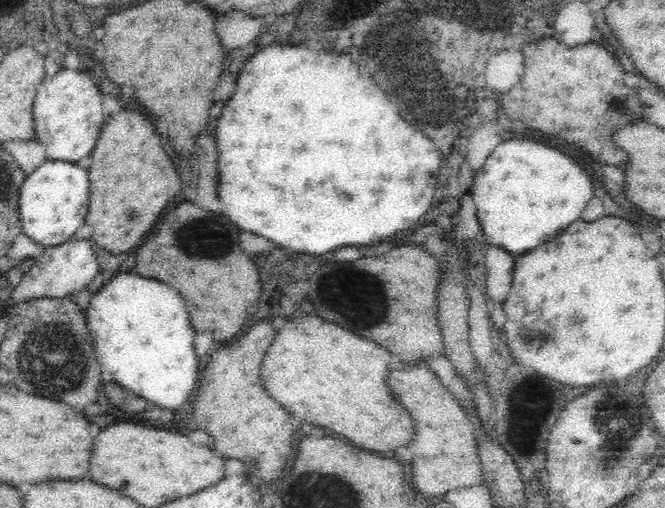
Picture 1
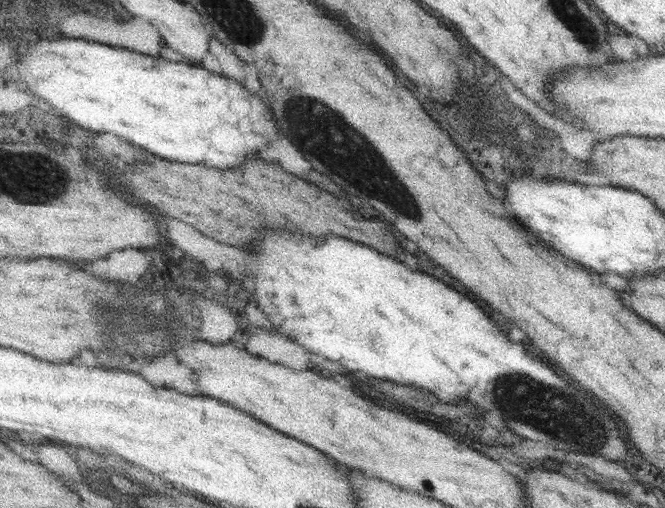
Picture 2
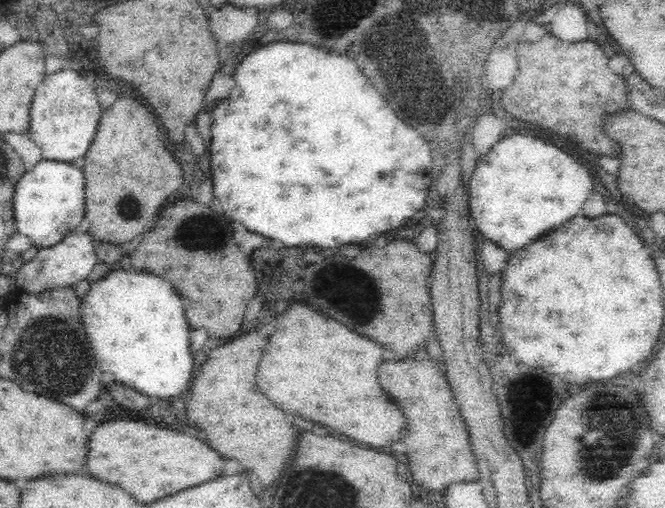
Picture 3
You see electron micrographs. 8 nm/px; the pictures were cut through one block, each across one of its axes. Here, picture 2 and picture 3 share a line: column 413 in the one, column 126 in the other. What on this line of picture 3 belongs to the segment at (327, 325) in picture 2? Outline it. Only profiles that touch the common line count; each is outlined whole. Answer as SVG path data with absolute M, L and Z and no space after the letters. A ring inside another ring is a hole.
M108 272L90 285L90 290L80 301L79 311L88 344L102 372L112 372L118 383L158 398L174 398L188 386L194 366L188 350L190 326L182 310L182 300L166 278L148 272Z

